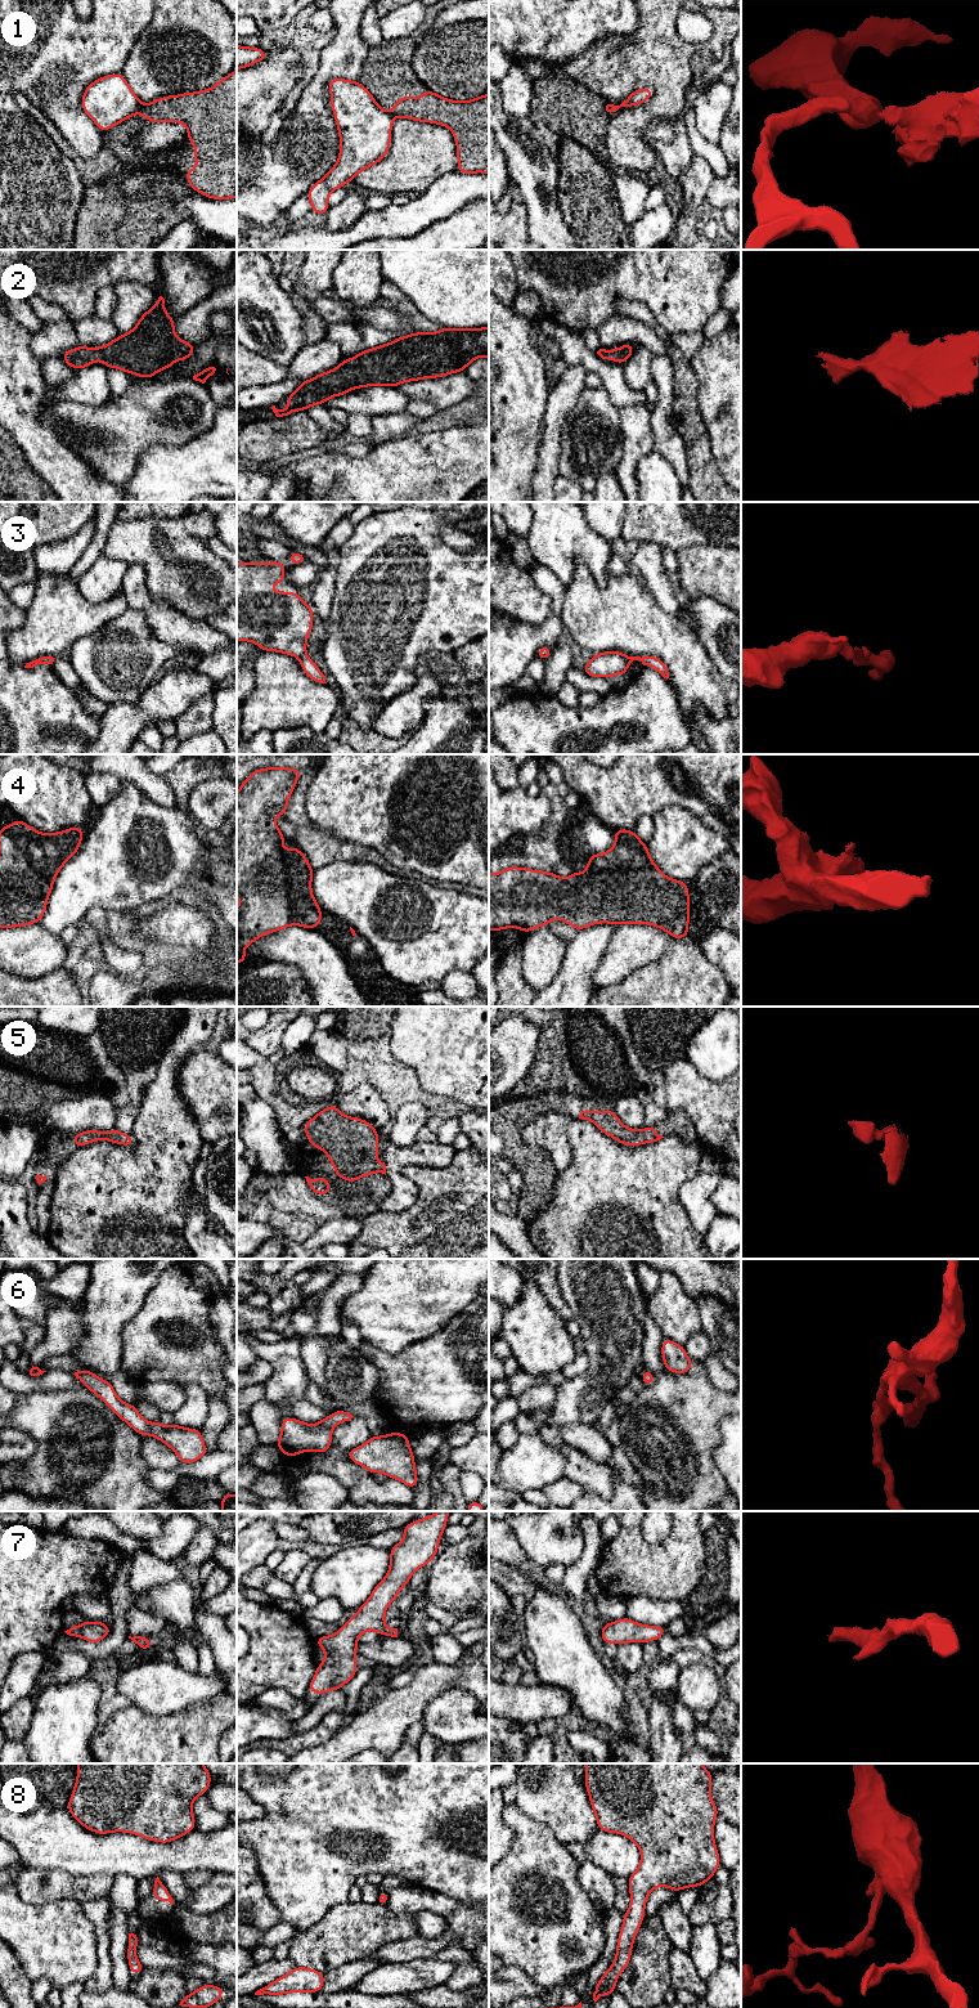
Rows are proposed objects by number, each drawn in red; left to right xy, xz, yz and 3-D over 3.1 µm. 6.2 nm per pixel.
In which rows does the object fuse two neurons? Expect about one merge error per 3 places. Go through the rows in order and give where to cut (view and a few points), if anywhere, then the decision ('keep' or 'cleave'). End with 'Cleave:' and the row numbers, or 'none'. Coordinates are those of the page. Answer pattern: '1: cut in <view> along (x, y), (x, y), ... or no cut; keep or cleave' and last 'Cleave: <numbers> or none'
1: cut in xy along (140, 103), (138, 110); cleave
2: no cut; keep
3: no cut; keep
4: cut in xz along (282, 850), (287, 878), (290, 920), (292, 923); cleave
5: no cut; keep
6: no cut; keep
7: no cut; keep
8: no cut; keep
Cleave: 1, 4

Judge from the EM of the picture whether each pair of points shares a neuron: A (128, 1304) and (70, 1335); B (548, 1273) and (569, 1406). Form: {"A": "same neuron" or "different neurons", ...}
{"A": "different neurons", "B": "different neurons"}

